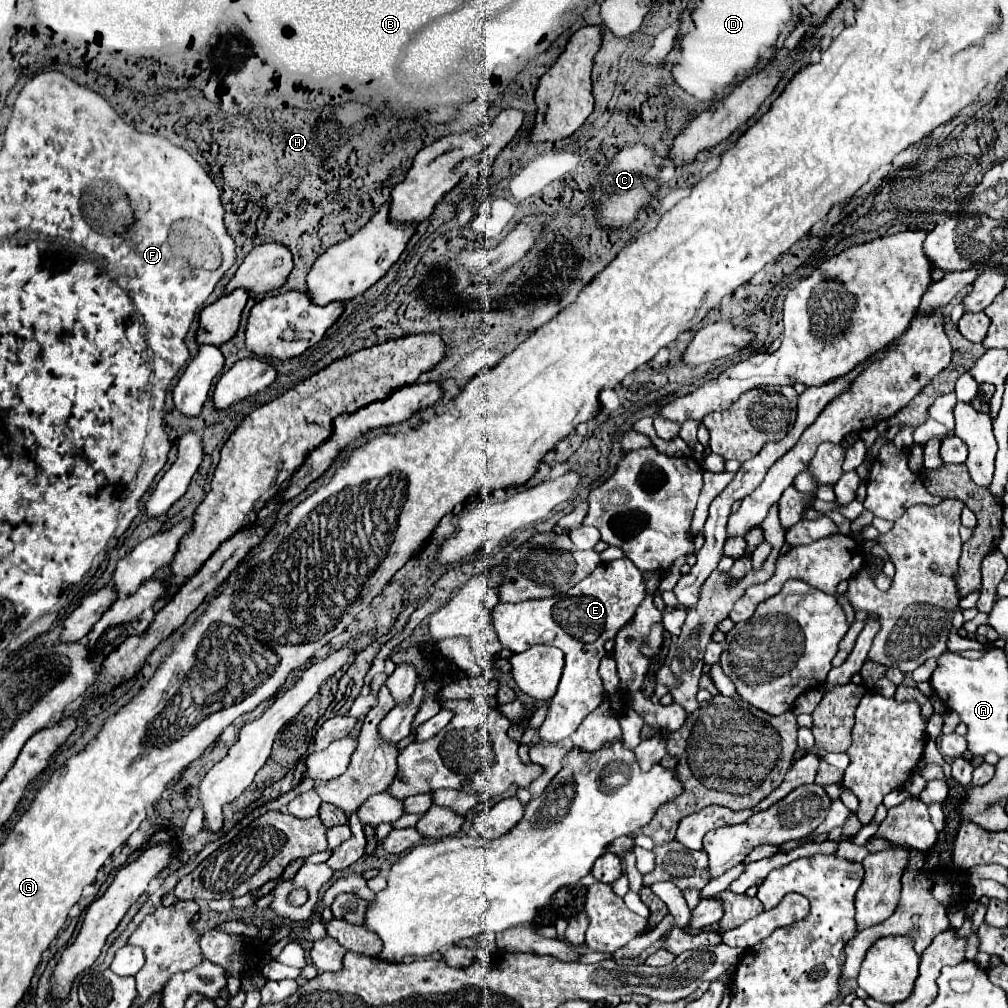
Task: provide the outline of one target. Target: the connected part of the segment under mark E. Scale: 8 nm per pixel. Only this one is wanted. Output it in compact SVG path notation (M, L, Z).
M630 558L600 564L592 574L580 580L568 592L542 600L526 600L518 604L498 604L492 620L498 640L510 652L524 652L534 644L550 644L564 652L565 665L556 696L550 700L550 712L540 726L540 738L558 742L570 736L580 722L598 708L606 696L598 676L598 664L604 658L604 642L612 640L626 626L636 608L646 598L646 580Z

